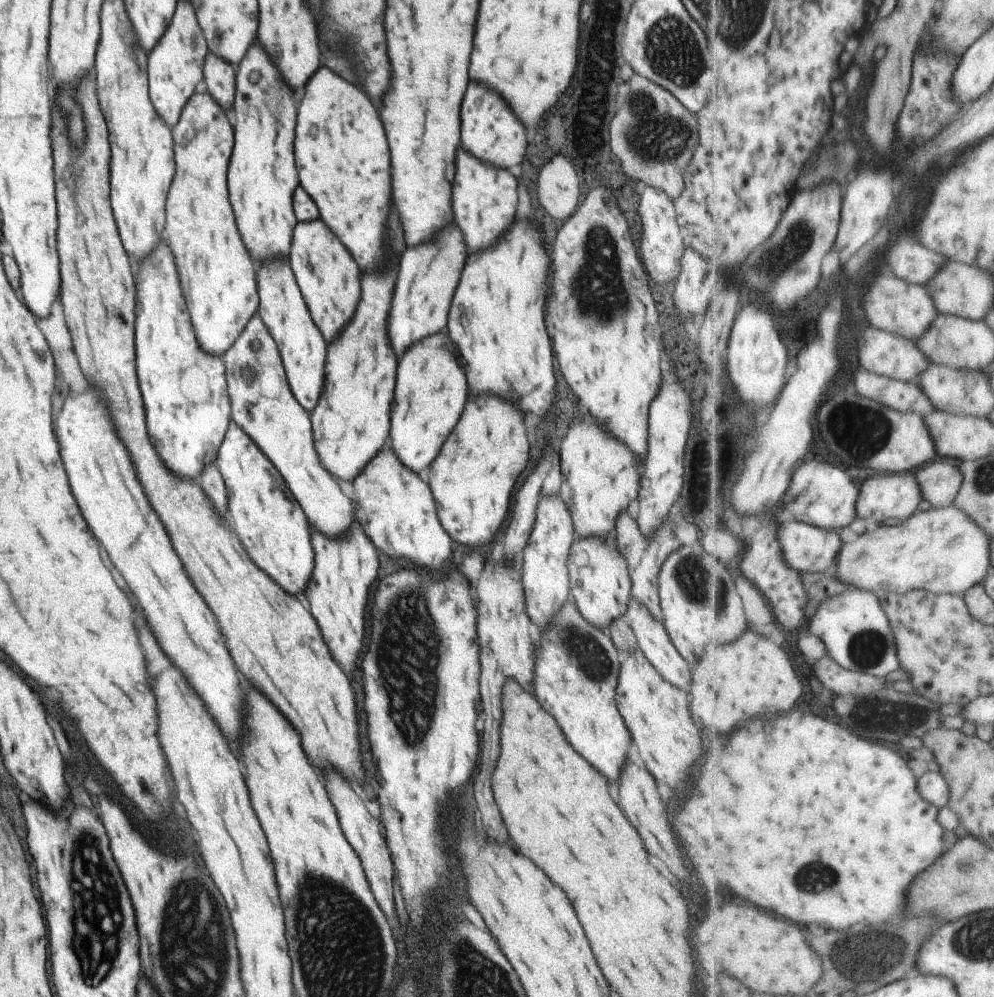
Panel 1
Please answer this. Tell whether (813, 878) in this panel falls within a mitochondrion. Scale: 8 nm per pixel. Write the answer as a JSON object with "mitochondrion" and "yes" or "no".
{"mitochondrion":"yes"}

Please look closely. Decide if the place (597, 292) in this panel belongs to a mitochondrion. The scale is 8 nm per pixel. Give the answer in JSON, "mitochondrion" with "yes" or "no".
{"mitochondrion":"yes"}

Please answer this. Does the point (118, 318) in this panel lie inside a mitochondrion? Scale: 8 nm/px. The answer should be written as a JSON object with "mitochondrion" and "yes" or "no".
{"mitochondrion":"yes"}

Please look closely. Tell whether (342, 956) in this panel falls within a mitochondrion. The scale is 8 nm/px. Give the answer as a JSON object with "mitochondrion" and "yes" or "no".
{"mitochondrion":"yes"}

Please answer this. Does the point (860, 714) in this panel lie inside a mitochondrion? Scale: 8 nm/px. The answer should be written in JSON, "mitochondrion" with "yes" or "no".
{"mitochondrion":"yes"}

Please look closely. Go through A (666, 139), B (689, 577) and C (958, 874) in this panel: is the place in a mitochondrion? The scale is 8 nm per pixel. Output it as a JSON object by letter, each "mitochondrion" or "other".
{"A":"mitochondrion","B":"mitochondrion","C":"other"}

